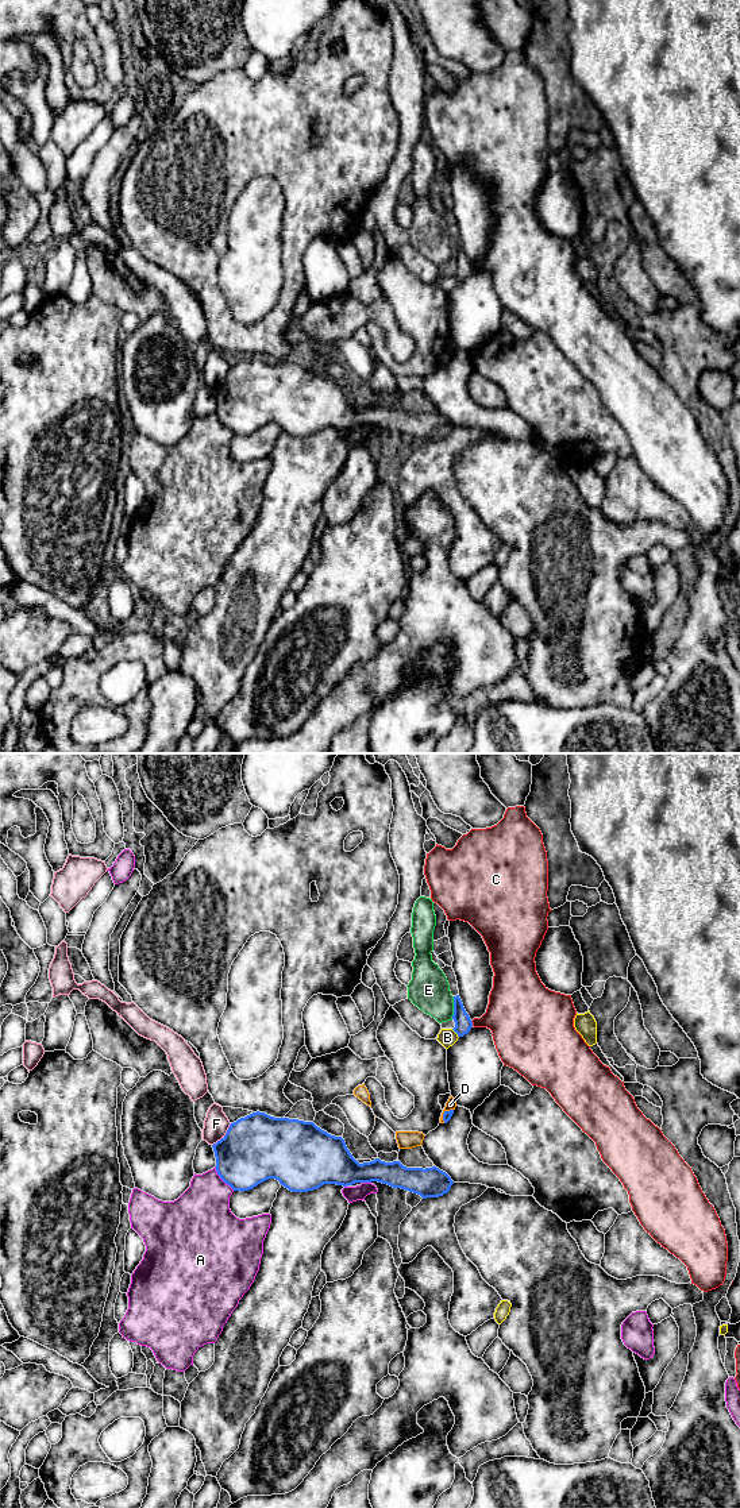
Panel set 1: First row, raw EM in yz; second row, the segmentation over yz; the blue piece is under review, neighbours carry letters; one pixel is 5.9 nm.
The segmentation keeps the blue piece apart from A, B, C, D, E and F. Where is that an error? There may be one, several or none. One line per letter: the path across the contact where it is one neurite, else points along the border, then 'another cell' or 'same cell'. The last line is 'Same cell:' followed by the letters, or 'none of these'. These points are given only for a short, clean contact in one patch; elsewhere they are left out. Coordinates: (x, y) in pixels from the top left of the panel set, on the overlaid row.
A: another cell
B: another cell
C: another cell
D: border yz (453, 1109), (443, 1114), (443, 1122); another cell
E: another cell
F: another cell
Same cell: none of these

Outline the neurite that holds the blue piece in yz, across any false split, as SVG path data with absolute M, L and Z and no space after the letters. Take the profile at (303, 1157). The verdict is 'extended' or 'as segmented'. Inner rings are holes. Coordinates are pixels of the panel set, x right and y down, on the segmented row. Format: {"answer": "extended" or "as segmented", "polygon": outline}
{"answer": "as segmented", "polygon": "M253 1112L231 1123L226 1135L212 1145L216 1172L234 1191L248 1191L258 1184L275 1179L292 1192L308 1192L324 1184L352 1185L378 1181L420 1195L423 1199L439 1197L454 1184L451 1177L436 1166L406 1168L400 1161L385 1162L375 1158L359 1164L342 1137L335 1137L313 1122L274 1118L265 1112Z"}

